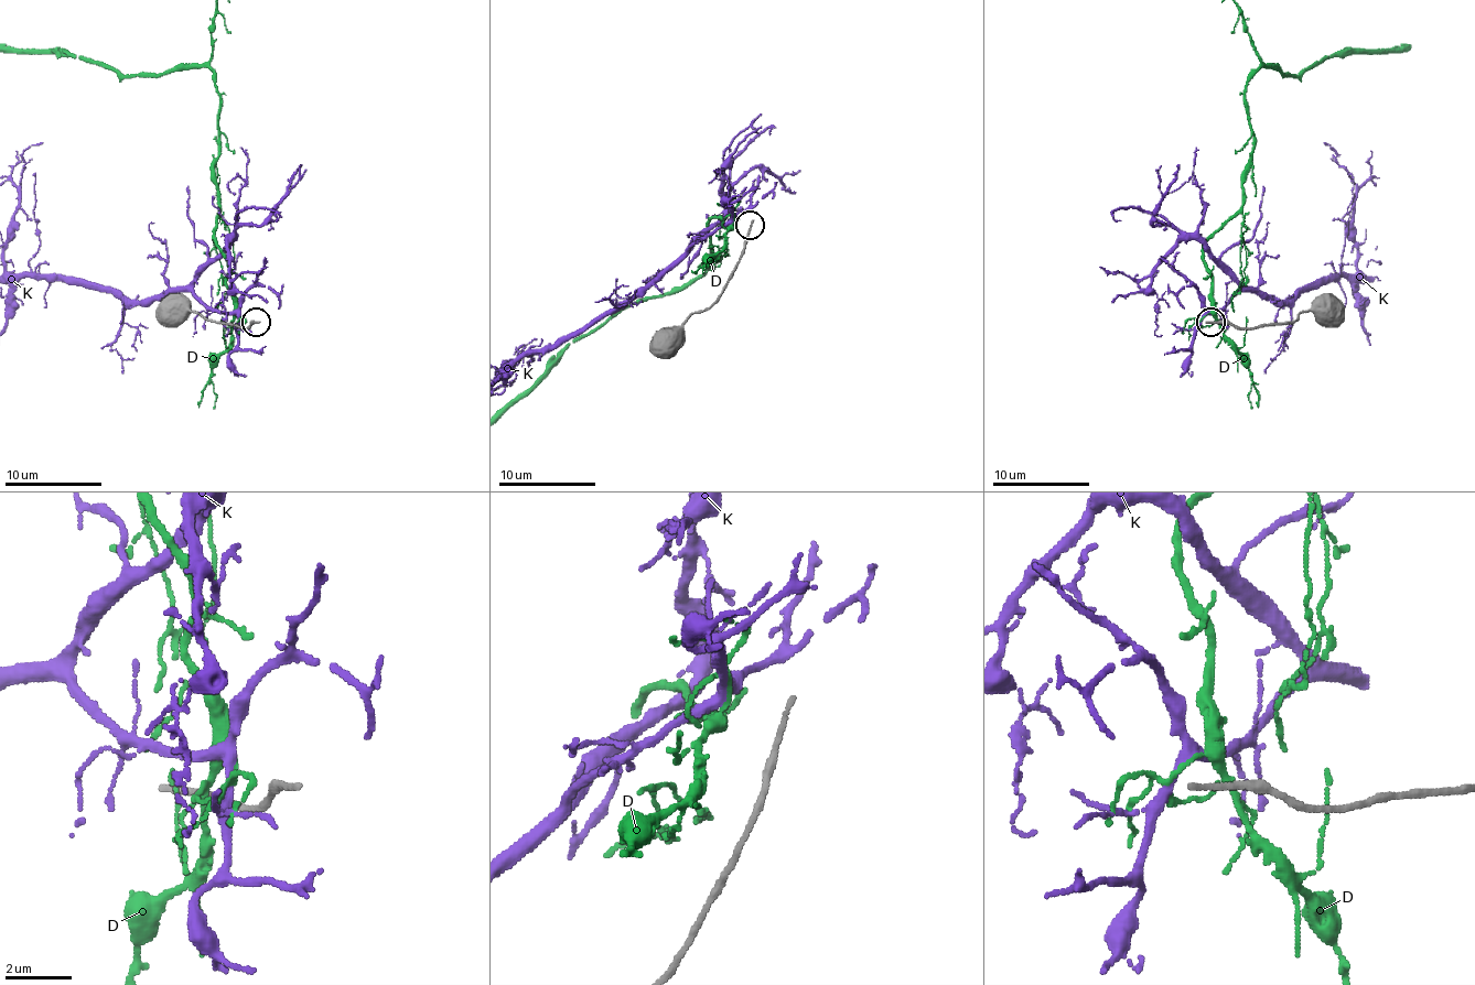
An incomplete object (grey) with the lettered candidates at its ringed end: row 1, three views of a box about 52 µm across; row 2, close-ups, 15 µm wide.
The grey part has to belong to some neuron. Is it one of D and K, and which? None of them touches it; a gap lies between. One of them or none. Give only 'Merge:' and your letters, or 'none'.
Merge: K

